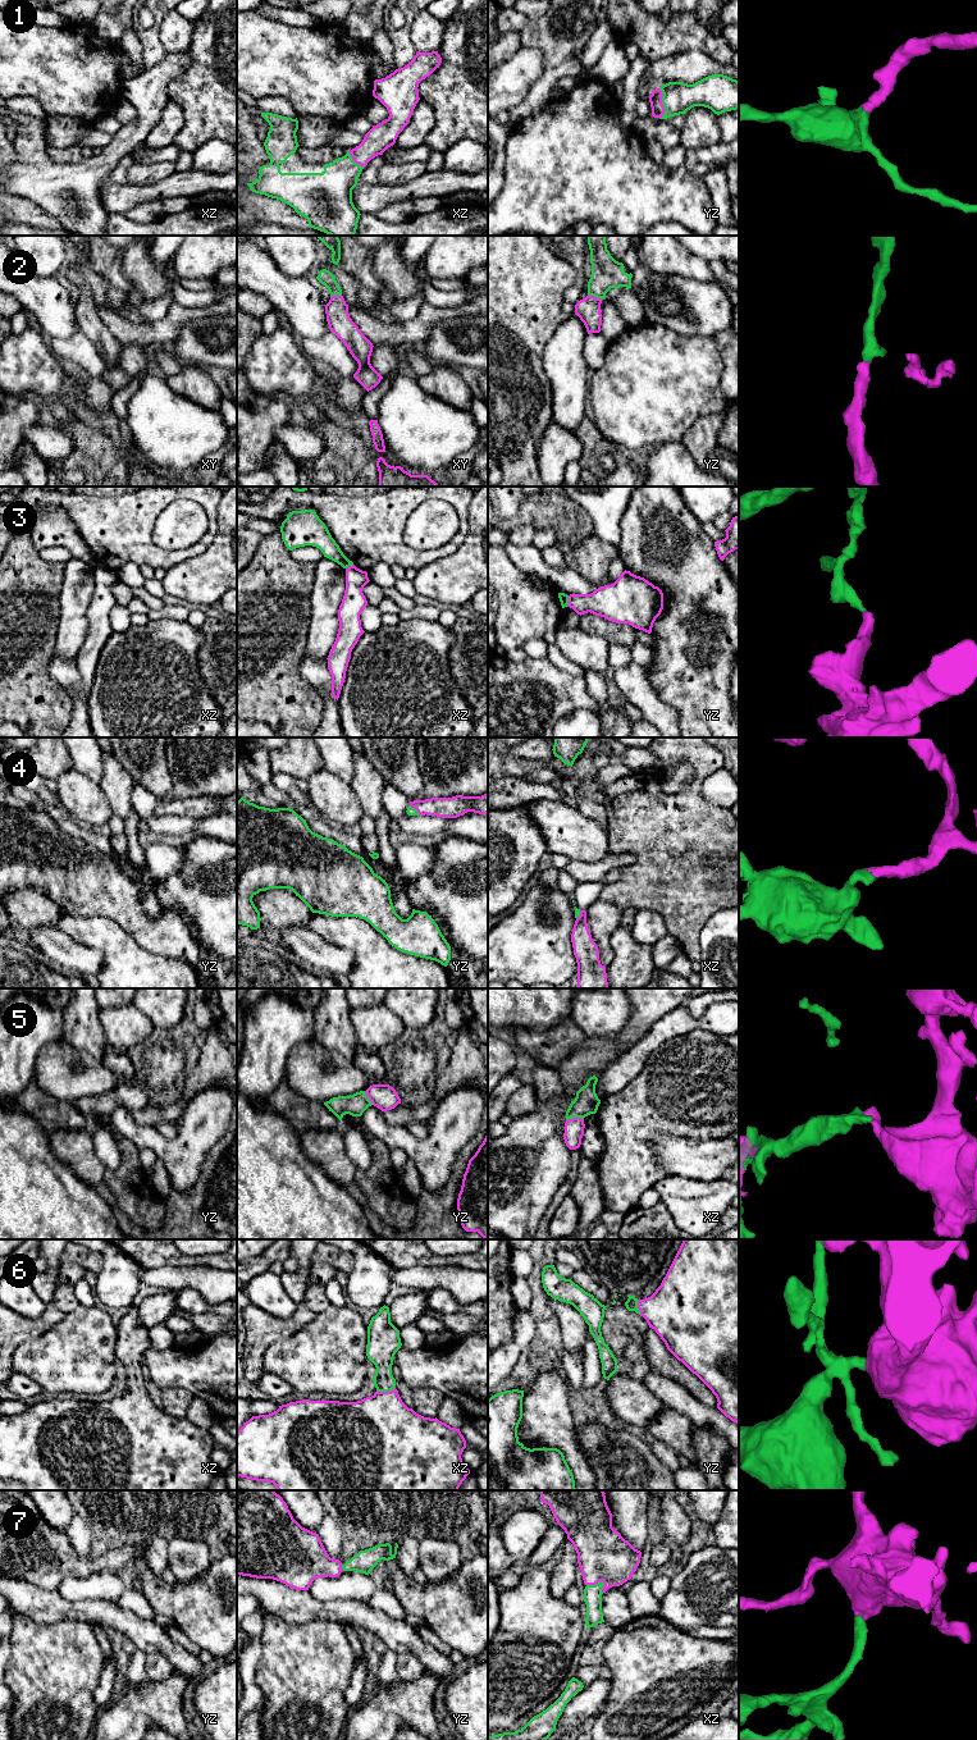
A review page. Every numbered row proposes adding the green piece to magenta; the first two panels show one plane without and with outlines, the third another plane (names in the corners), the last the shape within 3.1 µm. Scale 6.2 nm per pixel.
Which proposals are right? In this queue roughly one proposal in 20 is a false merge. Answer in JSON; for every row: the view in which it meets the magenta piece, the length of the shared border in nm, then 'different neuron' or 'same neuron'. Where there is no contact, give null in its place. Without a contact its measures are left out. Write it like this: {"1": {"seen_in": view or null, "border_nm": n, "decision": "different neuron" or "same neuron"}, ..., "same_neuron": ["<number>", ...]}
{"1": {"seen_in": "yz", "border_nm": 200, "decision": "same neuron"}, "2": {"seen_in": "yz", "border_nm": 100, "decision": "same neuron"}, "3": {"seen_in": "yz", "border_nm": 70, "decision": "different neuron"}, "4": {"seen_in": "yz", "border_nm": 110, "decision": "same neuron"}, "5": {"seen_in": "xz", "border_nm": 110, "decision": "same neuron"}, "6": {"seen_in": "xz", "border_nm": 120, "decision": "same neuron"}, "7": {"seen_in": "xz", "border_nm": 120, "decision": "same neuron"}, "same_neuron": ["1", "2", "4", "5", "6", "7"]}

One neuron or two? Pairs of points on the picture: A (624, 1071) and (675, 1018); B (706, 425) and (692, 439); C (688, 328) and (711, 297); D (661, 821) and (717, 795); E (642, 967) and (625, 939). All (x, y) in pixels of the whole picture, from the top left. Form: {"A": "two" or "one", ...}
{"A": "one", "B": "one", "C": "one", "D": "two", "E": "one"}

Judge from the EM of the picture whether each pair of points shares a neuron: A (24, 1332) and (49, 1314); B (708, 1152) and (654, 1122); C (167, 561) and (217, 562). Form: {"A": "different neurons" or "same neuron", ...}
{"A": "same neuron", "B": "different neurons", "C": "different neurons"}

